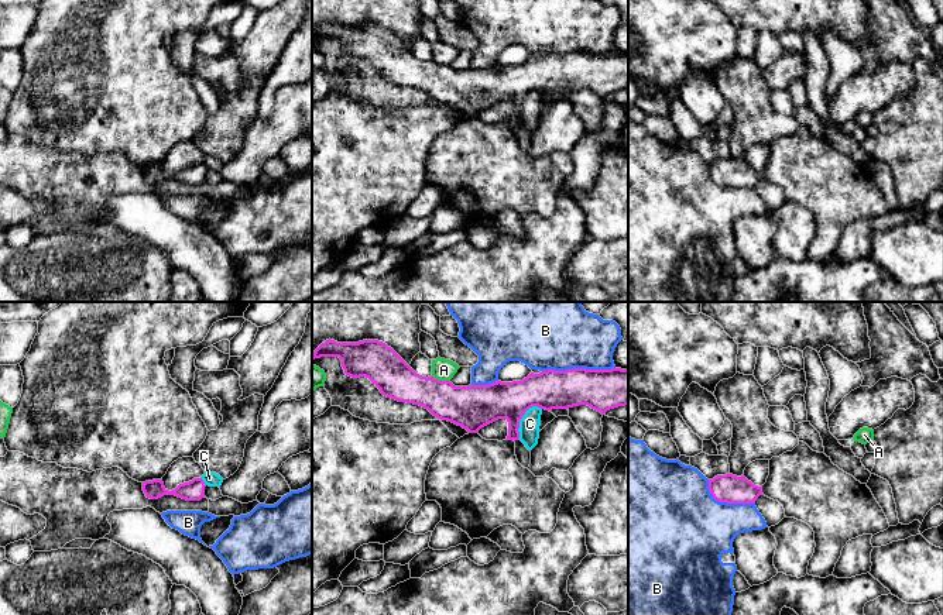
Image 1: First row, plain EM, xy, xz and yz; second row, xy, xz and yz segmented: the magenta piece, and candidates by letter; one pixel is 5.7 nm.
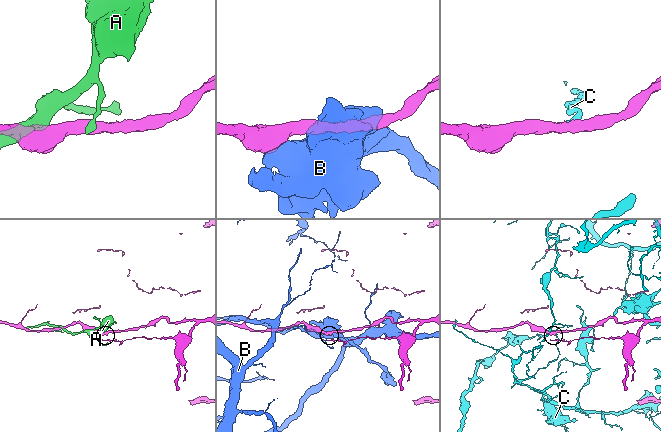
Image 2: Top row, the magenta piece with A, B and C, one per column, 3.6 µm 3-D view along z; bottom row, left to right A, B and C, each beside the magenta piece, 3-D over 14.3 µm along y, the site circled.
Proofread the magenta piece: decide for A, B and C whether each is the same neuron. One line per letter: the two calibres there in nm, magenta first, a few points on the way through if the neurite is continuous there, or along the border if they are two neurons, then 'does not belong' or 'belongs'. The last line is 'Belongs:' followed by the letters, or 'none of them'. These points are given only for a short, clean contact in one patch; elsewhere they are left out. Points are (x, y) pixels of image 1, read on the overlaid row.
A: 260/130 nm | does not belong
B: 240/440 nm | does not belong
C: 240/120 nm | does not belong
Belongs: none of them

